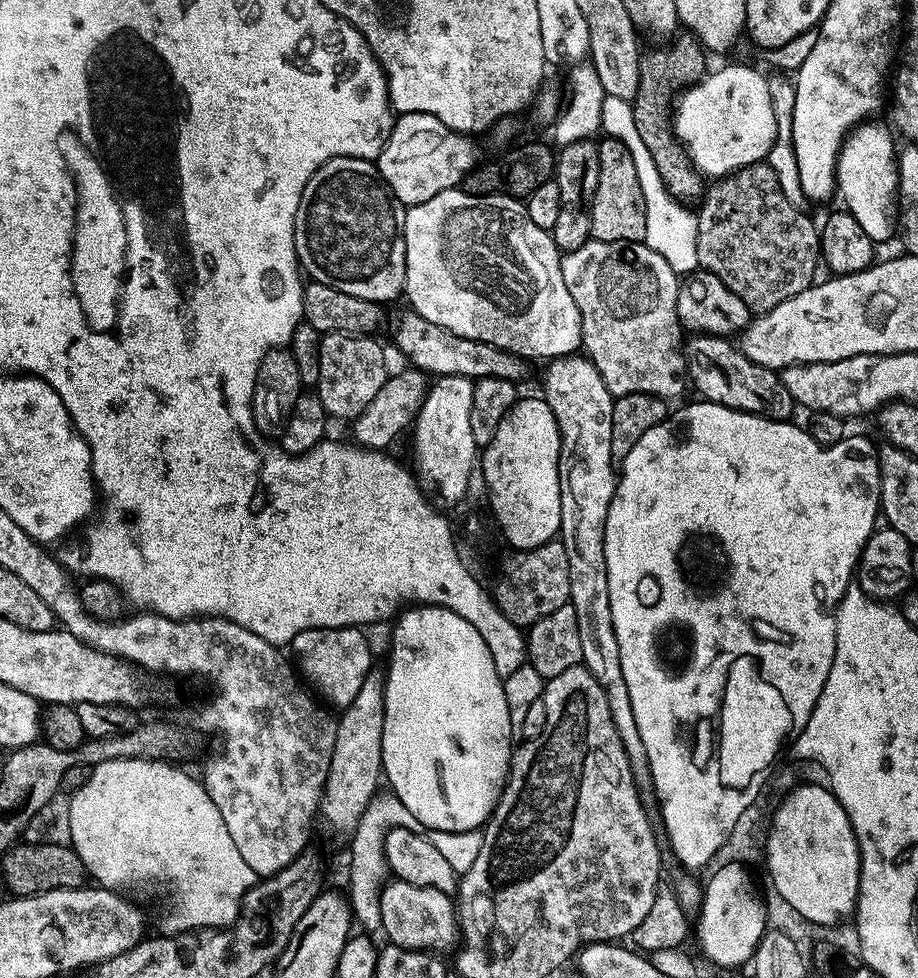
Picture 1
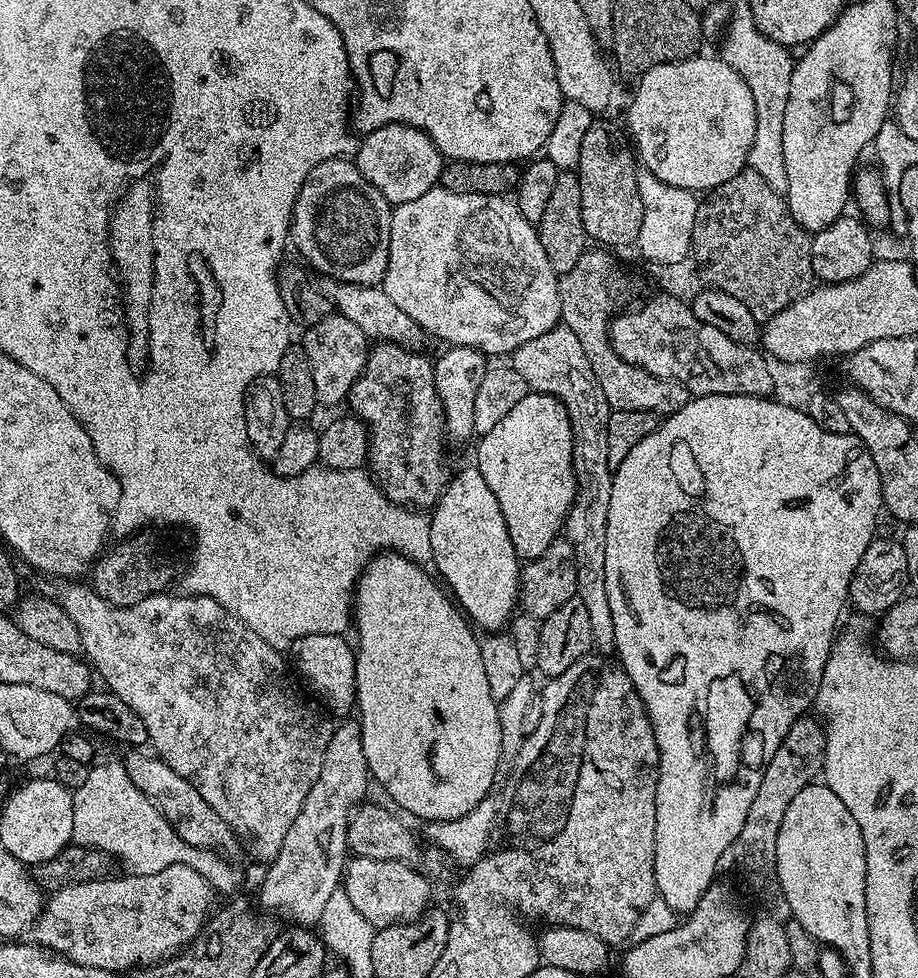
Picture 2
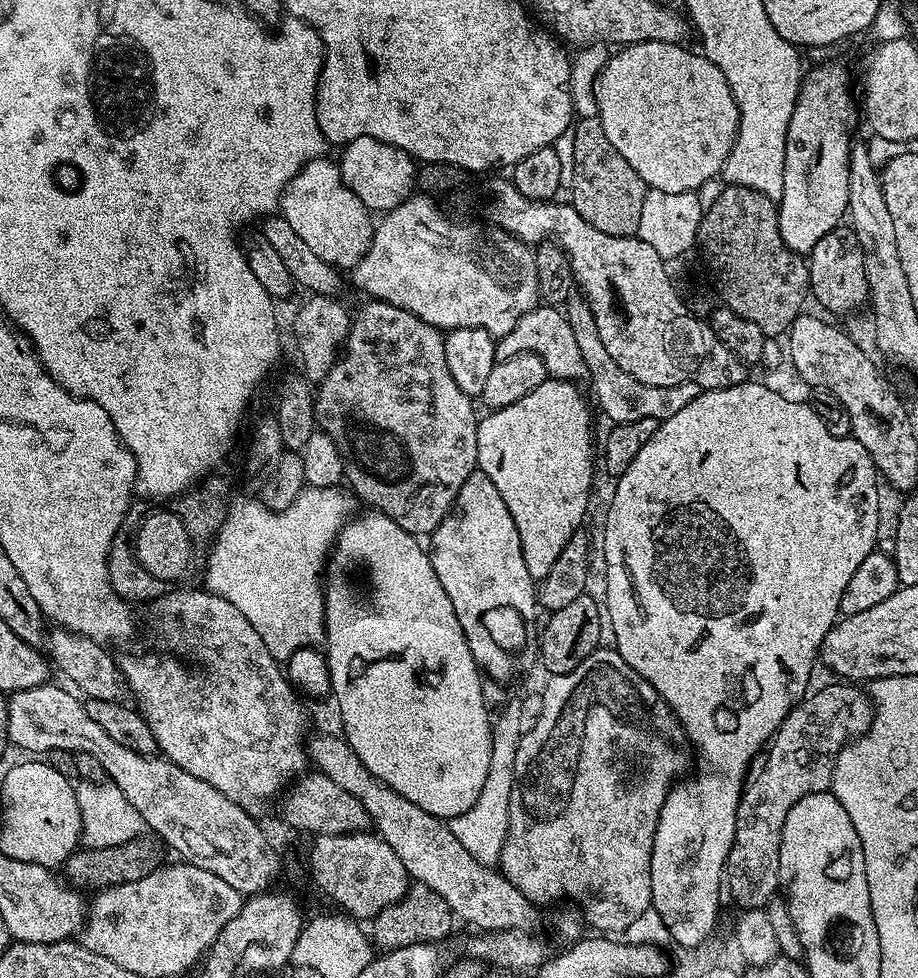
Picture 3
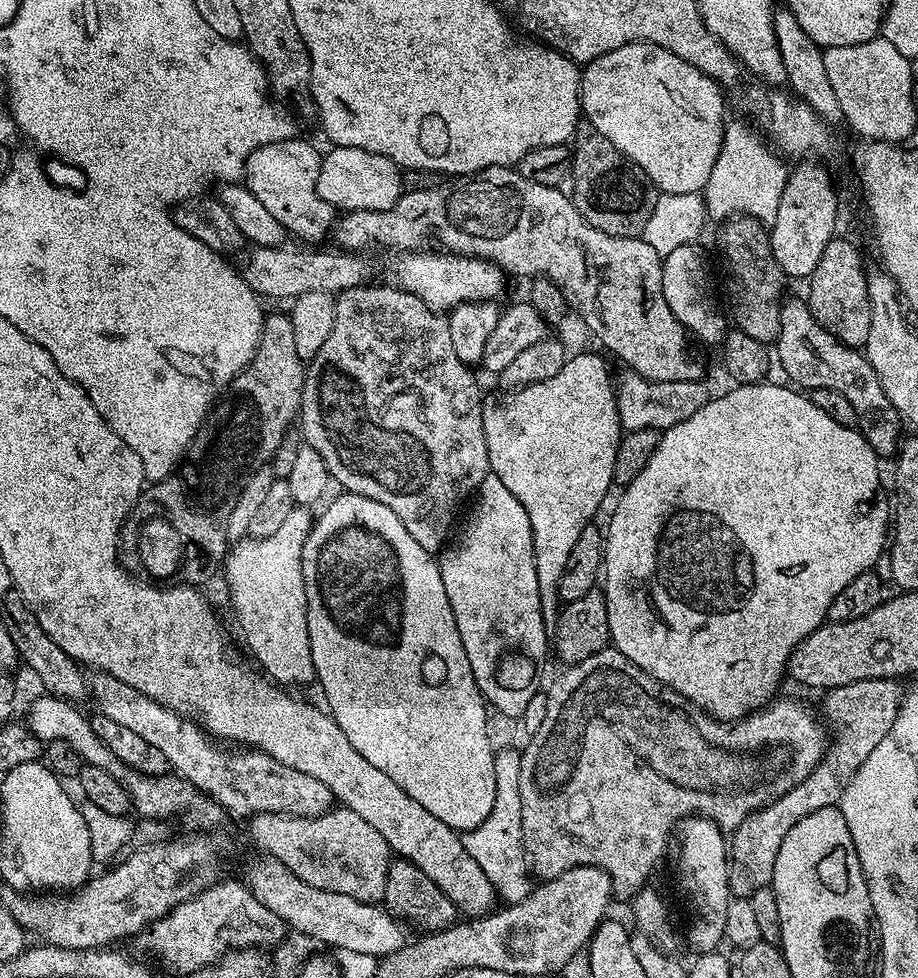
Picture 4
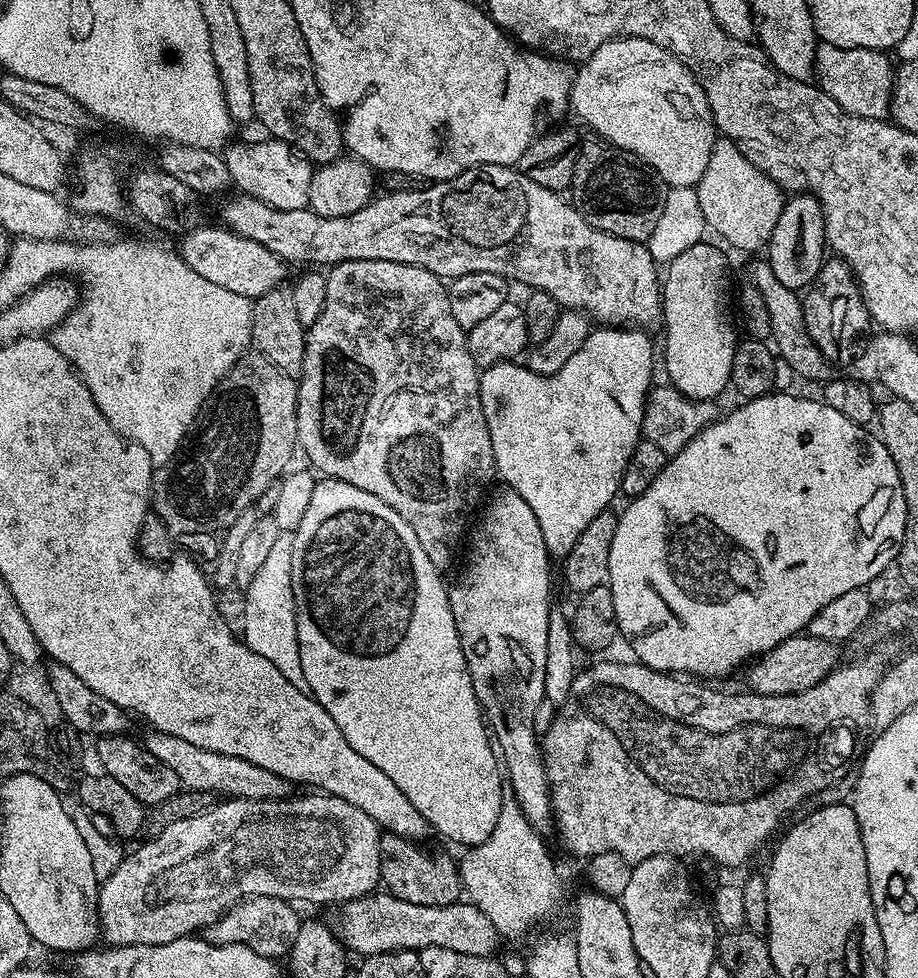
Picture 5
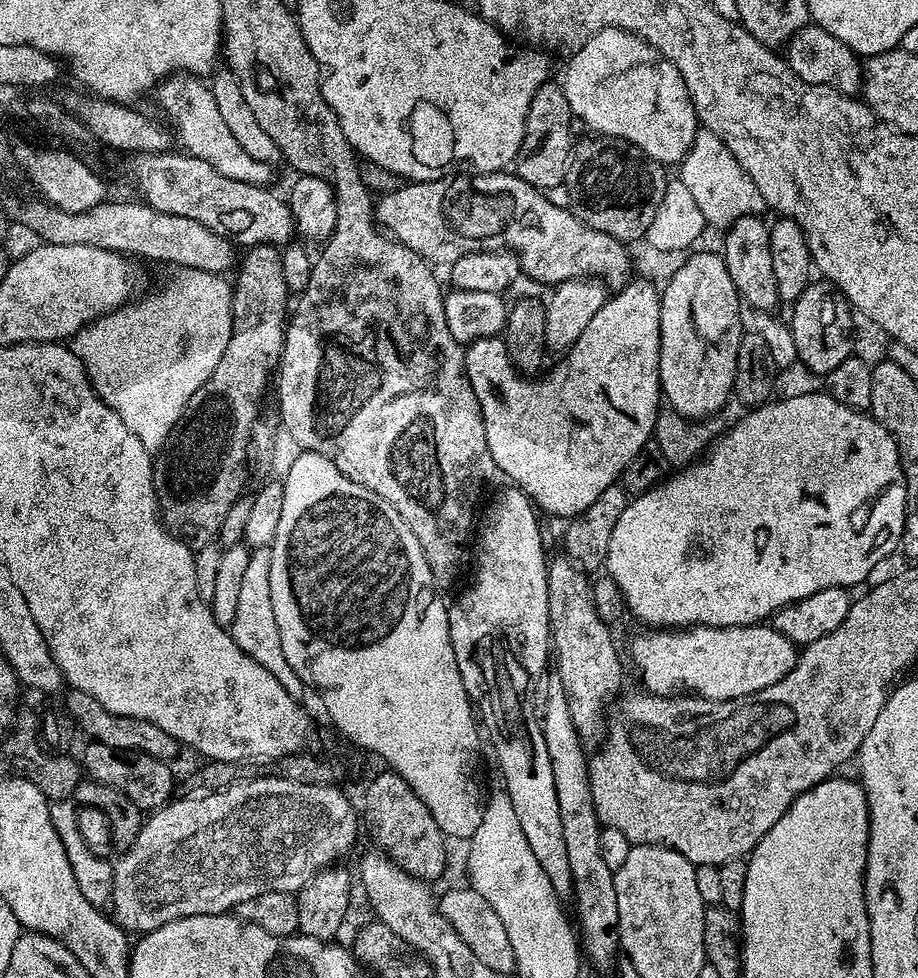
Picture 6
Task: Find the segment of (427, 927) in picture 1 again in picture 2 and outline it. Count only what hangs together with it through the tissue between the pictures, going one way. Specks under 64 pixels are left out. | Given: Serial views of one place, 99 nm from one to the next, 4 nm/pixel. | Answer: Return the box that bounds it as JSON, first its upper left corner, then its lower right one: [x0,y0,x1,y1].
[342,855,432,929]

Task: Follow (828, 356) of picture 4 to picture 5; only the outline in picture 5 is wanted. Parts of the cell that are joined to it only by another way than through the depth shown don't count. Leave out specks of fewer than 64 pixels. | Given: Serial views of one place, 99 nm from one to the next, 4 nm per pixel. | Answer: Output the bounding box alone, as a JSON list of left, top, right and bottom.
[750,258,830,381]

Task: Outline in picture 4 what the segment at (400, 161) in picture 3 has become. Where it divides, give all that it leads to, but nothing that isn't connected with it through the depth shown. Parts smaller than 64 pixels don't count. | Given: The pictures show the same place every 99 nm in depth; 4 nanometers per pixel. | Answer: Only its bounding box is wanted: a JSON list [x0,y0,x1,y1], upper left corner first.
[316,147,402,212]

